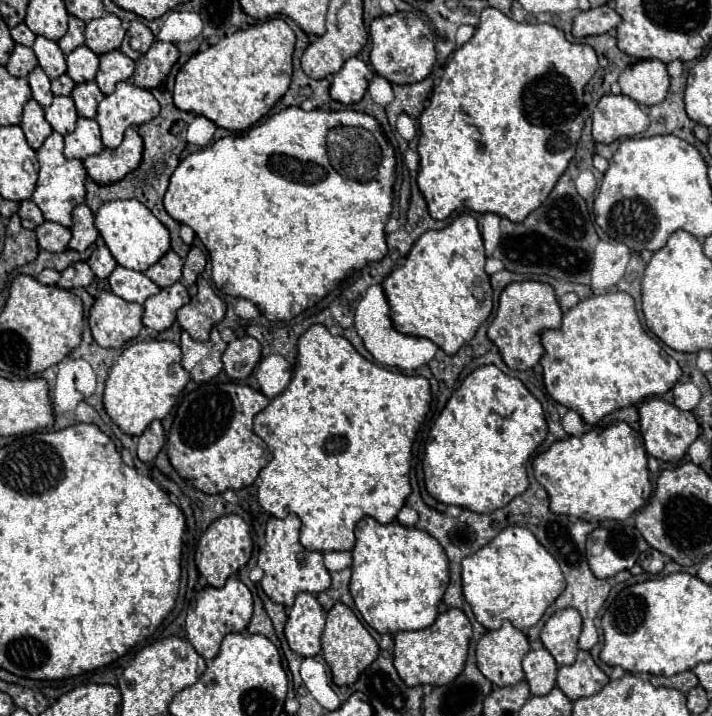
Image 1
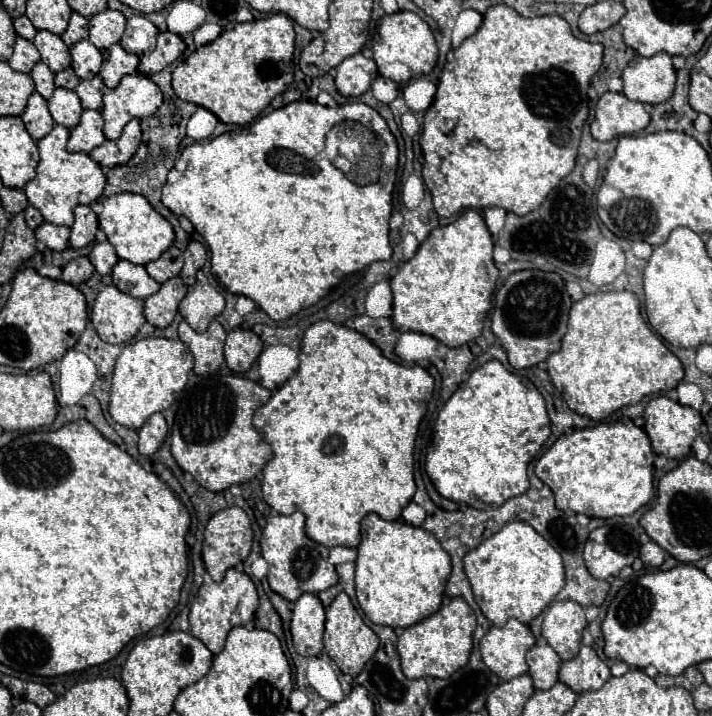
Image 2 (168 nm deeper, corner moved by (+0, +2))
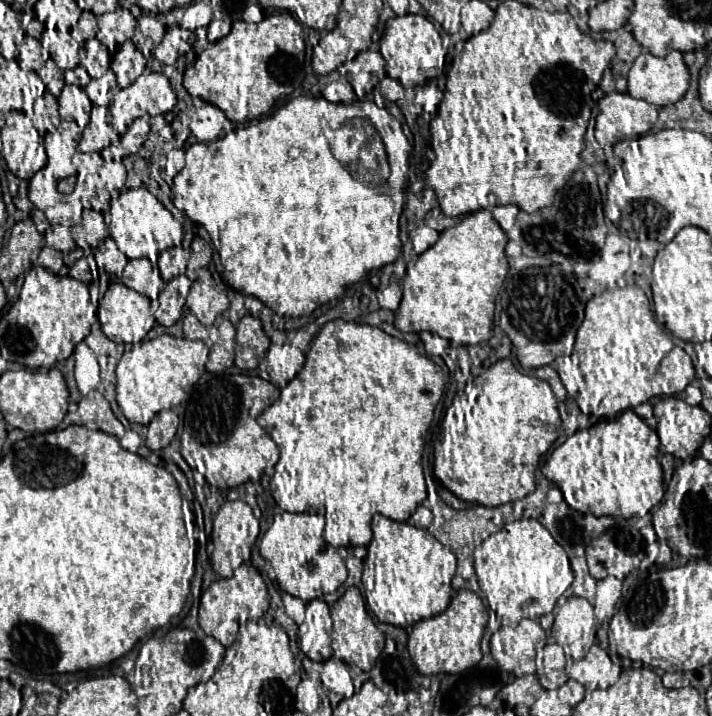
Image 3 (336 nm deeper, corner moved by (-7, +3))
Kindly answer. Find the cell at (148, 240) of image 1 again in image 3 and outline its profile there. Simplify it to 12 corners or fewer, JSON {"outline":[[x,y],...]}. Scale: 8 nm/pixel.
{"outline":[[146,188],[110,200],[108,232],[128,258],[156,264],[182,222]]}

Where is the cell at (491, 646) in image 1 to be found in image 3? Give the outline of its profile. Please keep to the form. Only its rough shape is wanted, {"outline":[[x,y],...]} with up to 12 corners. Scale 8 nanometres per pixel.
{"outline":[[536,620],[500,628],[490,638],[497,665],[514,676],[534,674]]}

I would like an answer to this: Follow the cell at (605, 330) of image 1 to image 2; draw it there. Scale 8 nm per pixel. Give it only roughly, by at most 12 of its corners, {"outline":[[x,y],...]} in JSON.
{"outline":[[631,291],[573,303],[545,363],[595,422],[683,379]]}

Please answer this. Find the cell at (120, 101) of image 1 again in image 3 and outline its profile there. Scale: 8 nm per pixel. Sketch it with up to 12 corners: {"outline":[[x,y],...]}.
{"outline":[[162,72],[136,78],[114,94],[110,114],[118,134],[144,116],[176,104]]}

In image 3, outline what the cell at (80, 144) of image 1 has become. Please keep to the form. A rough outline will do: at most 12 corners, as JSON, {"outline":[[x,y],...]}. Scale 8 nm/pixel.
{"outline":[[93,106],[80,152],[100,152],[115,133],[107,107]]}

